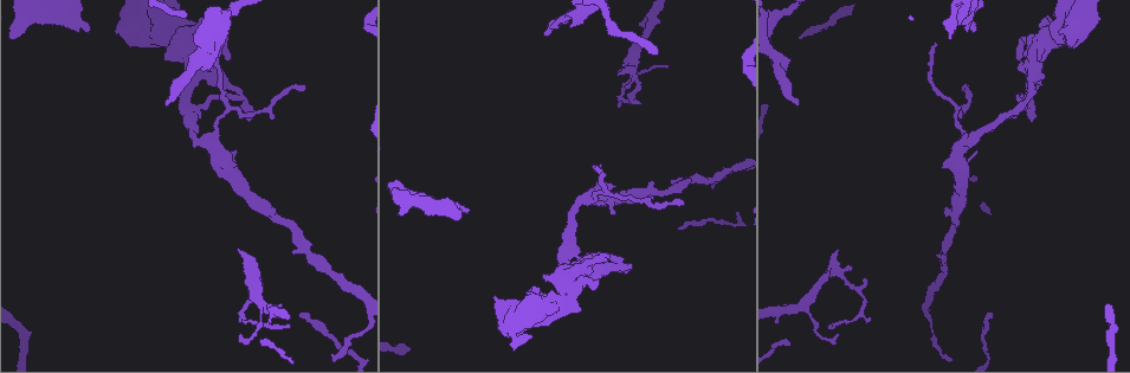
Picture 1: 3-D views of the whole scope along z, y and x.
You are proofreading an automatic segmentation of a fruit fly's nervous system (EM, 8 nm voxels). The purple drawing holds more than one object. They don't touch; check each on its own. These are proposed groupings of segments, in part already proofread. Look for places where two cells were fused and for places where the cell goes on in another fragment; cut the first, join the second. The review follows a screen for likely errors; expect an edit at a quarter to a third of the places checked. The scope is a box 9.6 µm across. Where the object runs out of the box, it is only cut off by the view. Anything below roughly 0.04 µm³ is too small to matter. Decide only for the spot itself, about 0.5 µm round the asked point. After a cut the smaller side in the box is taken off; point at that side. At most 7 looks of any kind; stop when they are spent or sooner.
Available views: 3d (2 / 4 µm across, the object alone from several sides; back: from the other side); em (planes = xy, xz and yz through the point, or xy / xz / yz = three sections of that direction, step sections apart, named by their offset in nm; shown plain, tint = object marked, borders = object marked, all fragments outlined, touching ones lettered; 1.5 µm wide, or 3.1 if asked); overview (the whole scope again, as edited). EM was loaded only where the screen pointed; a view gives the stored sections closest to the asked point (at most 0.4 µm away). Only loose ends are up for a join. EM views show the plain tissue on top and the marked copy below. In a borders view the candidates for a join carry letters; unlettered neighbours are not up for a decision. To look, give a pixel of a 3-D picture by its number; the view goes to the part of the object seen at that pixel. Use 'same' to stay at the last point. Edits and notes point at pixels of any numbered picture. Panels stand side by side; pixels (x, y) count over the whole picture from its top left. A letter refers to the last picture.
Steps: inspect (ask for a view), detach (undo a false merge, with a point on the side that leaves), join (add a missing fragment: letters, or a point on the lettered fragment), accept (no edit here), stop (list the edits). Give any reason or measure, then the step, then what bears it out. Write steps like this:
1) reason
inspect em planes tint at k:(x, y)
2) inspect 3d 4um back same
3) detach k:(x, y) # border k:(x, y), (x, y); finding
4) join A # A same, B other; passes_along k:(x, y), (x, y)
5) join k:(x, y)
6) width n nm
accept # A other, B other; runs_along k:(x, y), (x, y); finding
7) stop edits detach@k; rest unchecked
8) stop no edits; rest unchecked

an open end
inspect em planes borders at 1:(168, 102)

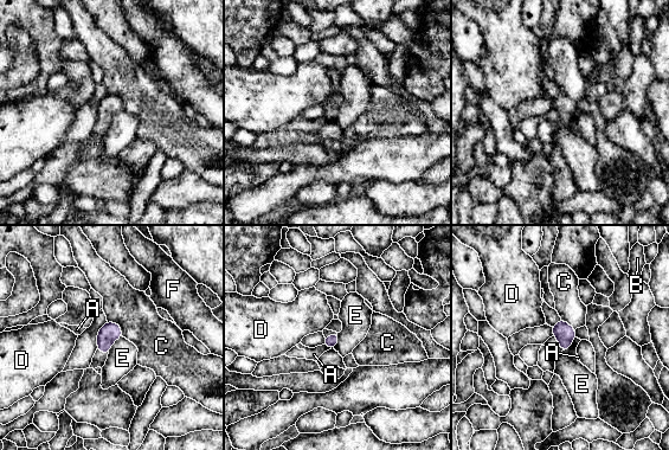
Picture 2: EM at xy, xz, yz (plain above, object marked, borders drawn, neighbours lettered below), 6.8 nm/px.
accept # A other, B other, C other, D other, E other, F other; border 2:(121, 335), (108, 352); no lettered fragment goes on from it

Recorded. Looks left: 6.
an open end
inspect 3d 2um at 1:(849, 265)

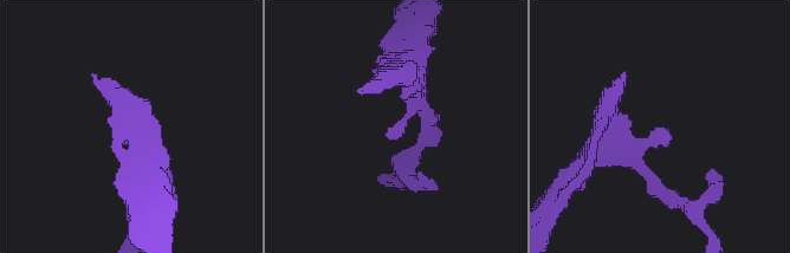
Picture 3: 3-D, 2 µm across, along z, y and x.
inspect em planes borders at 3:(666, 128)

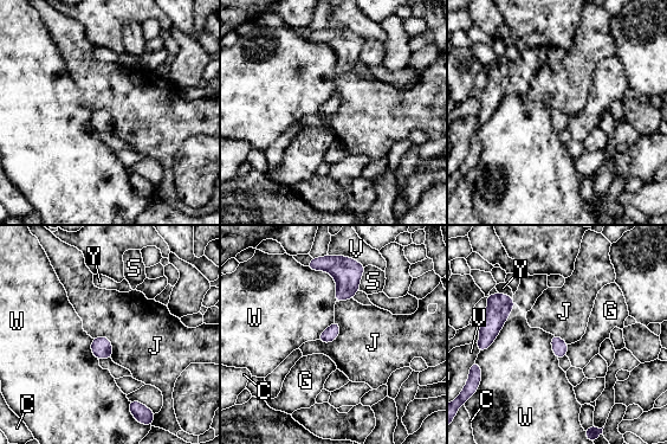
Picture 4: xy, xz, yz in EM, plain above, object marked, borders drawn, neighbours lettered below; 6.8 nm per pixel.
accept # C other, G other, J other, S other, V other, W other, Y other; border 4:(340, 323), (334, 340), (318, 340); none of them fits

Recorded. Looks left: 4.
inspect em planes borders at 1:(968, 27)

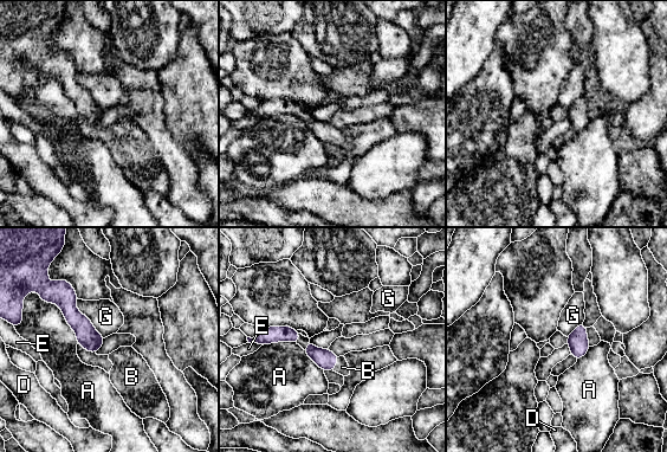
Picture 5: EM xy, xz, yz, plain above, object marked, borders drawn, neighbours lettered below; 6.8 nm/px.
join B # A other, B same, D other, E other, G other; it goes on there

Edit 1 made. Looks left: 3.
stop edits join@5; rest unchecked

